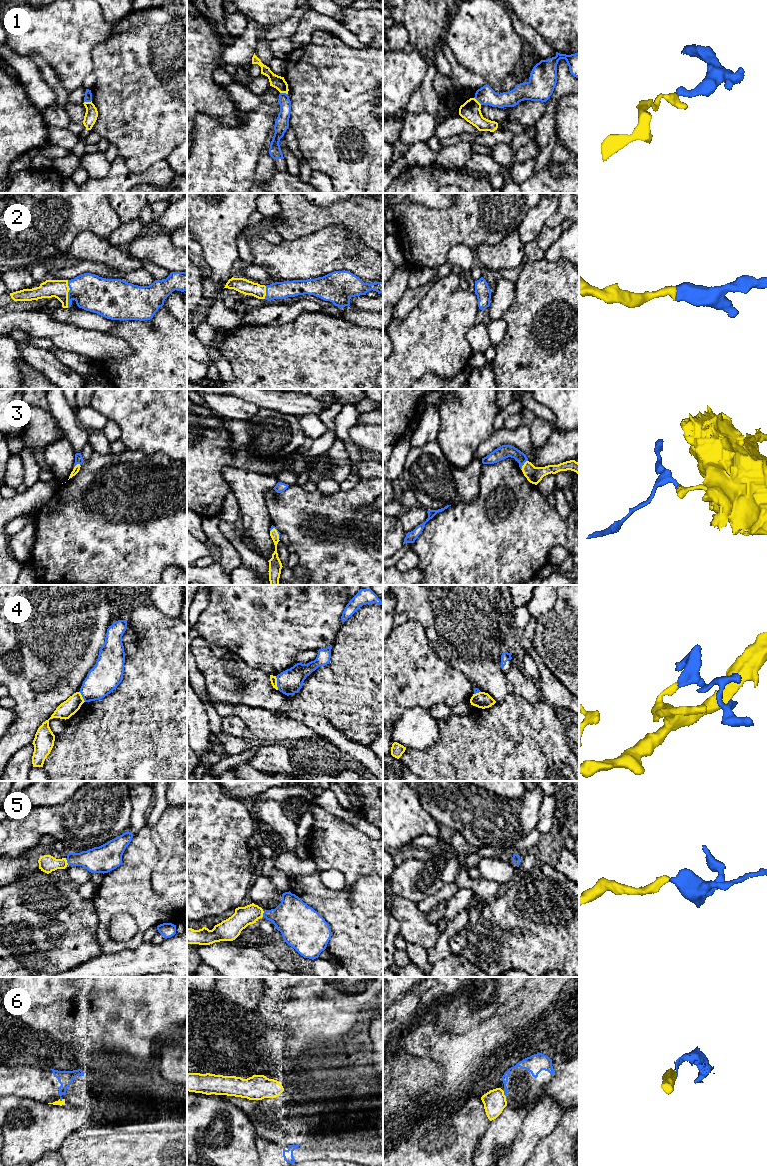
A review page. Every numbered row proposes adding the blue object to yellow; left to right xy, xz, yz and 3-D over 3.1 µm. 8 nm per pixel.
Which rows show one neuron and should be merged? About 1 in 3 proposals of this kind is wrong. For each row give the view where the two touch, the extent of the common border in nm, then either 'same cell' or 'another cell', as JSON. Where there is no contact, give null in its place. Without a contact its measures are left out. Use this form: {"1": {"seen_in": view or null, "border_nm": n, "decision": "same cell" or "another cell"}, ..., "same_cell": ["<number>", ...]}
{"1": {"seen_in": "xy", "border_nm": 70, "decision": "another cell"}, "2": {"seen_in": "xy", "border_nm": 220, "decision": "same cell"}, "3": {"seen_in": "yz", "border_nm": 90, "decision": "same cell"}, "4": {"seen_in": "xz", "border_nm": 110, "decision": "another cell"}, "5": {"seen_in": "xy", "border_nm": 50, "decision": "same cell"}, "6": {"seen_in": "yz", "border_nm": 100, "decision": "another cell"}, "same_cell": ["2", "3", "5"]}

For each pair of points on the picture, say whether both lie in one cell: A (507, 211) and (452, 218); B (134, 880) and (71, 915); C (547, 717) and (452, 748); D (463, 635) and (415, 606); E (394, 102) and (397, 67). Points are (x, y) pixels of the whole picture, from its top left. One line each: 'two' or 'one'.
A: one
B: two
C: one
D: one
E: one

